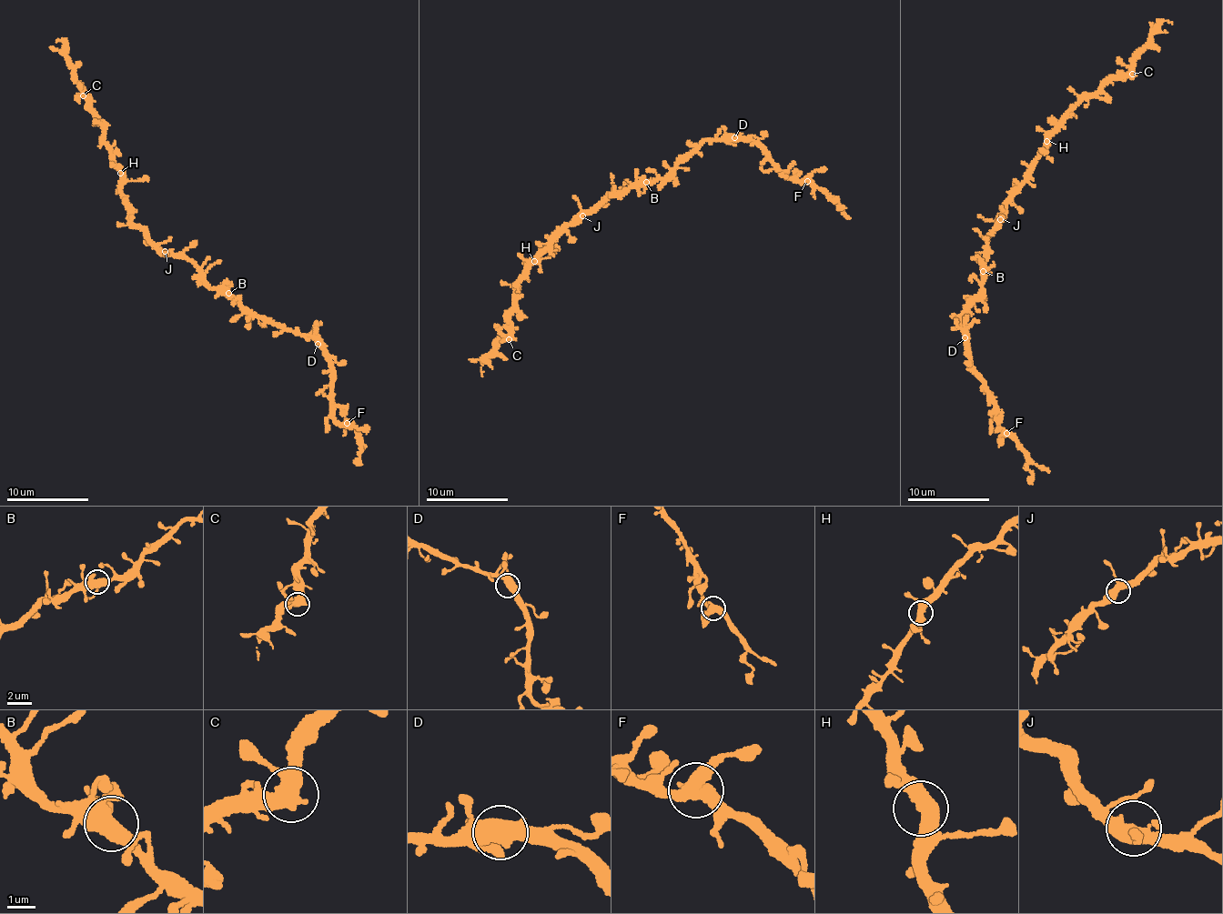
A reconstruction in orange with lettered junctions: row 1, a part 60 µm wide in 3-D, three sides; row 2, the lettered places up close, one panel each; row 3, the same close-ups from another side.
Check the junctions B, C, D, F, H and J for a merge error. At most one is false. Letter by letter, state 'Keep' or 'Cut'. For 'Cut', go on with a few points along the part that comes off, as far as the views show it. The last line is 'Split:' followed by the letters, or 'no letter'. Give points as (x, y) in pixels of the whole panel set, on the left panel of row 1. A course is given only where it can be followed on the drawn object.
B: Keep
C: Keep
D: Keep
F: Cut. Course of the part to remove: (348, 422), (358, 437), (360, 455), (357, 465)
H: Keep
J: Keep
Split: F

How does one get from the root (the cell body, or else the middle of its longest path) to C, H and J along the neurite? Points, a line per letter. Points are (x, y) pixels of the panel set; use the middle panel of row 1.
C: (615, 193), (567, 226), (558, 235), (558, 239), (536, 256), (515, 288), (516, 306), (510, 316), (509, 339)
H: (615, 193), (567, 226), (558, 235), (558, 239), (536, 256), (534, 261)
J: (615, 193), (582, 215)

